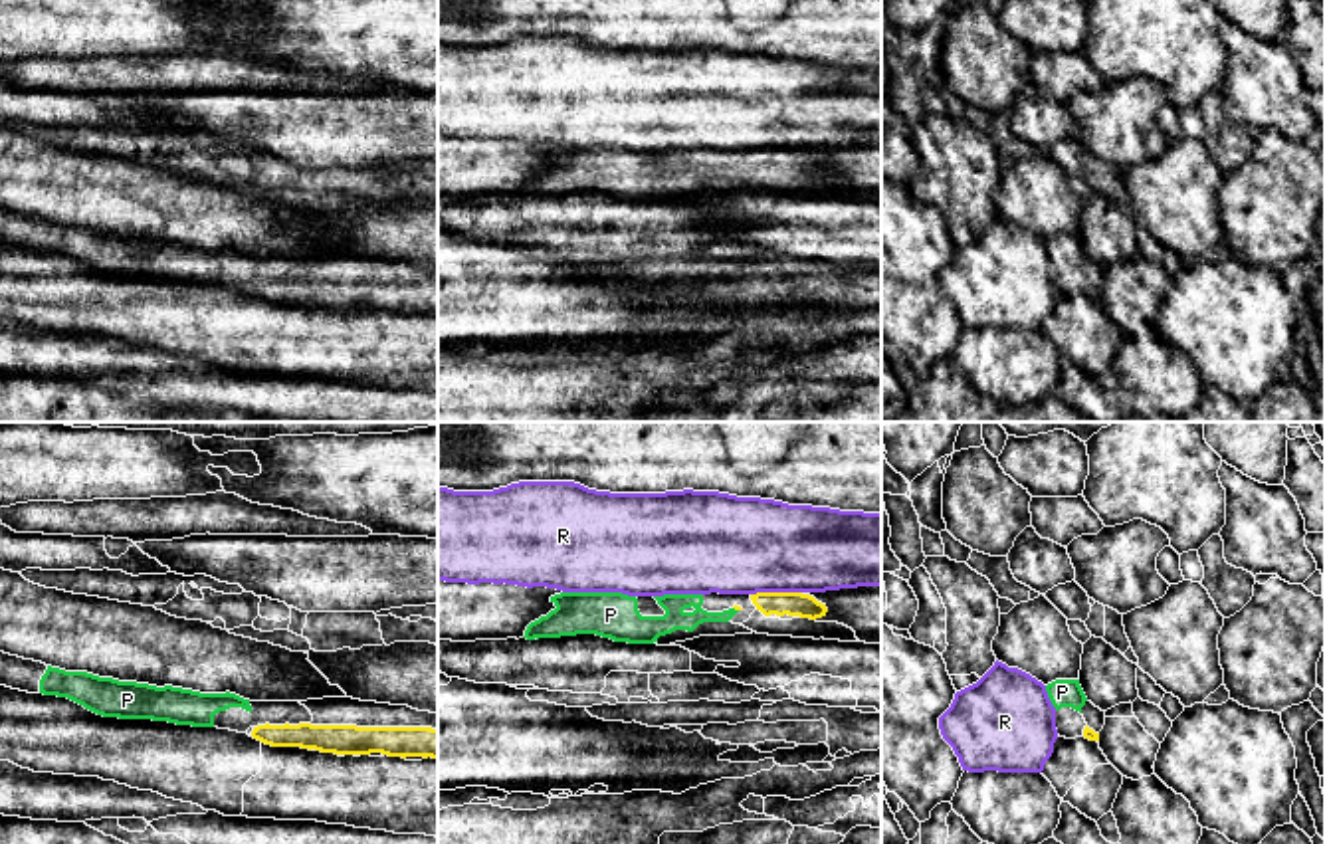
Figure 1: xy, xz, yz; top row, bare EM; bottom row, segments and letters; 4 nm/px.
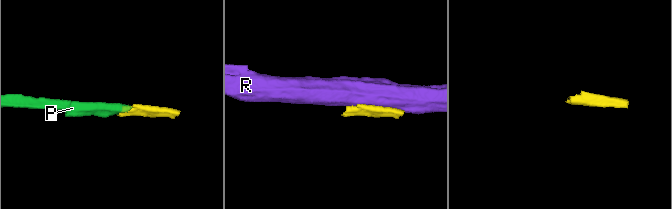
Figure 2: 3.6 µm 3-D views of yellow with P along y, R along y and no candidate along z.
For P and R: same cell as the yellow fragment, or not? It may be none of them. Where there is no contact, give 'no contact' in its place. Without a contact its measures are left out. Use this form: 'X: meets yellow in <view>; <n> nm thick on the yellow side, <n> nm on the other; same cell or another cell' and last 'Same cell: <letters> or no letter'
P: meets yellow in xz; 20 nm thick on the yellow side, 90 nm on the other; same cell
R: meets yellow in xz; 100 nm thick on the yellow side, 400 nm on the other; another cell
Same cell: P

